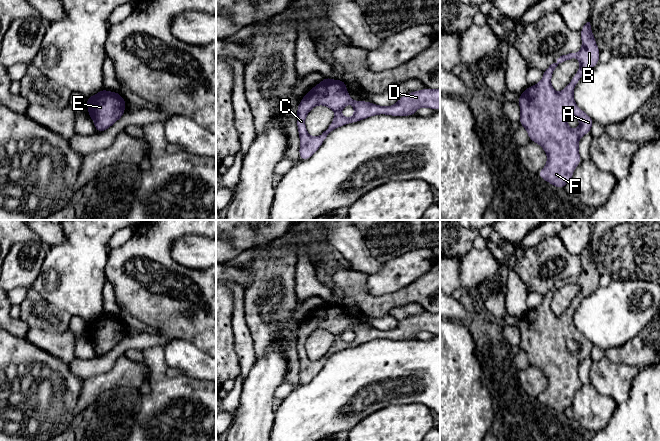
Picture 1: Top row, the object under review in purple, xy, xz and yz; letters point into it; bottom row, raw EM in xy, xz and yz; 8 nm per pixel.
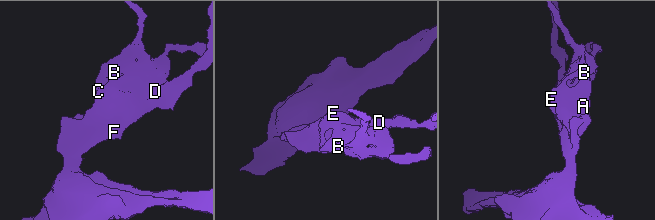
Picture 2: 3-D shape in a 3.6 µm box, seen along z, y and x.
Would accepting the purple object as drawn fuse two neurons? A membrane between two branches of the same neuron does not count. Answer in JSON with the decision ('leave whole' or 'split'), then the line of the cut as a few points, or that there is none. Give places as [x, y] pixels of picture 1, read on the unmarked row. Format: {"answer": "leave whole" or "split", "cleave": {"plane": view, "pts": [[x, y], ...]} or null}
{"answer": "leave whole", "cleave": null}

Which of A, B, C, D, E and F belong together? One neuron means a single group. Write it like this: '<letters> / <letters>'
A B C D E F

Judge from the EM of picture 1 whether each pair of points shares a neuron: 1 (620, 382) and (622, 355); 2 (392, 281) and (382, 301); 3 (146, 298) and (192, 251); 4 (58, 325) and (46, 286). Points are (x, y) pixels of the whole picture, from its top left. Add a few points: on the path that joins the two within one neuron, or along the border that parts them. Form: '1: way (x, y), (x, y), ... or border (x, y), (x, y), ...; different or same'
1: border (605, 356), (616, 363), (625, 363), (637, 368); different
2: border (364, 283), (373, 295), (392, 293), (407, 285); different
3: border (172, 242), (171, 256), (178, 263), (202, 269); different
4: border (35, 289), (51, 304), (72, 315); different

